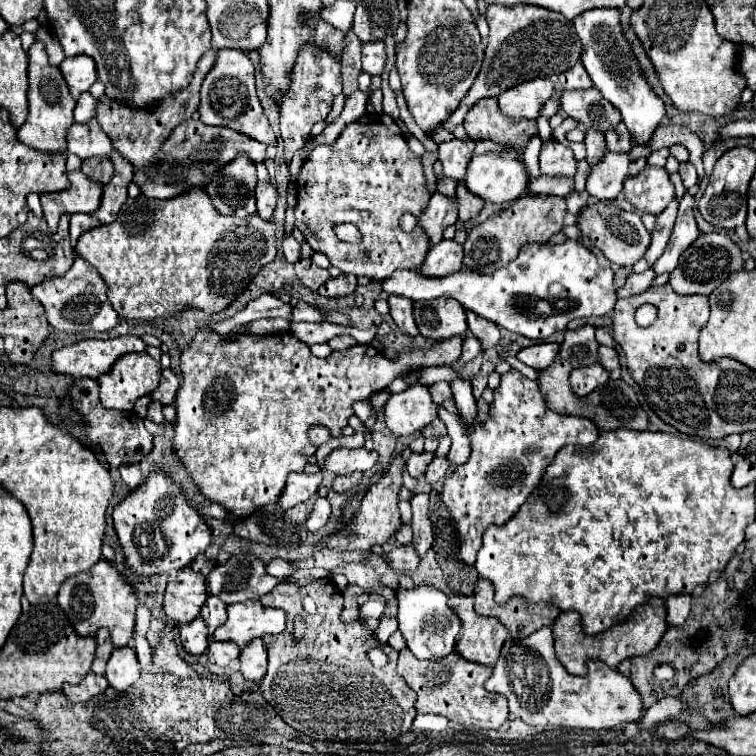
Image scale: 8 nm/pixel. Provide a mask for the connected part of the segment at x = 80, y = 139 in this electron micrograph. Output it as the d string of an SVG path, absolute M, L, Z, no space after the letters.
M96 120L86 126L74 124L68 130L68 152L80 156L82 160L92 156L108 156L110 150L110 138L106 138Z

